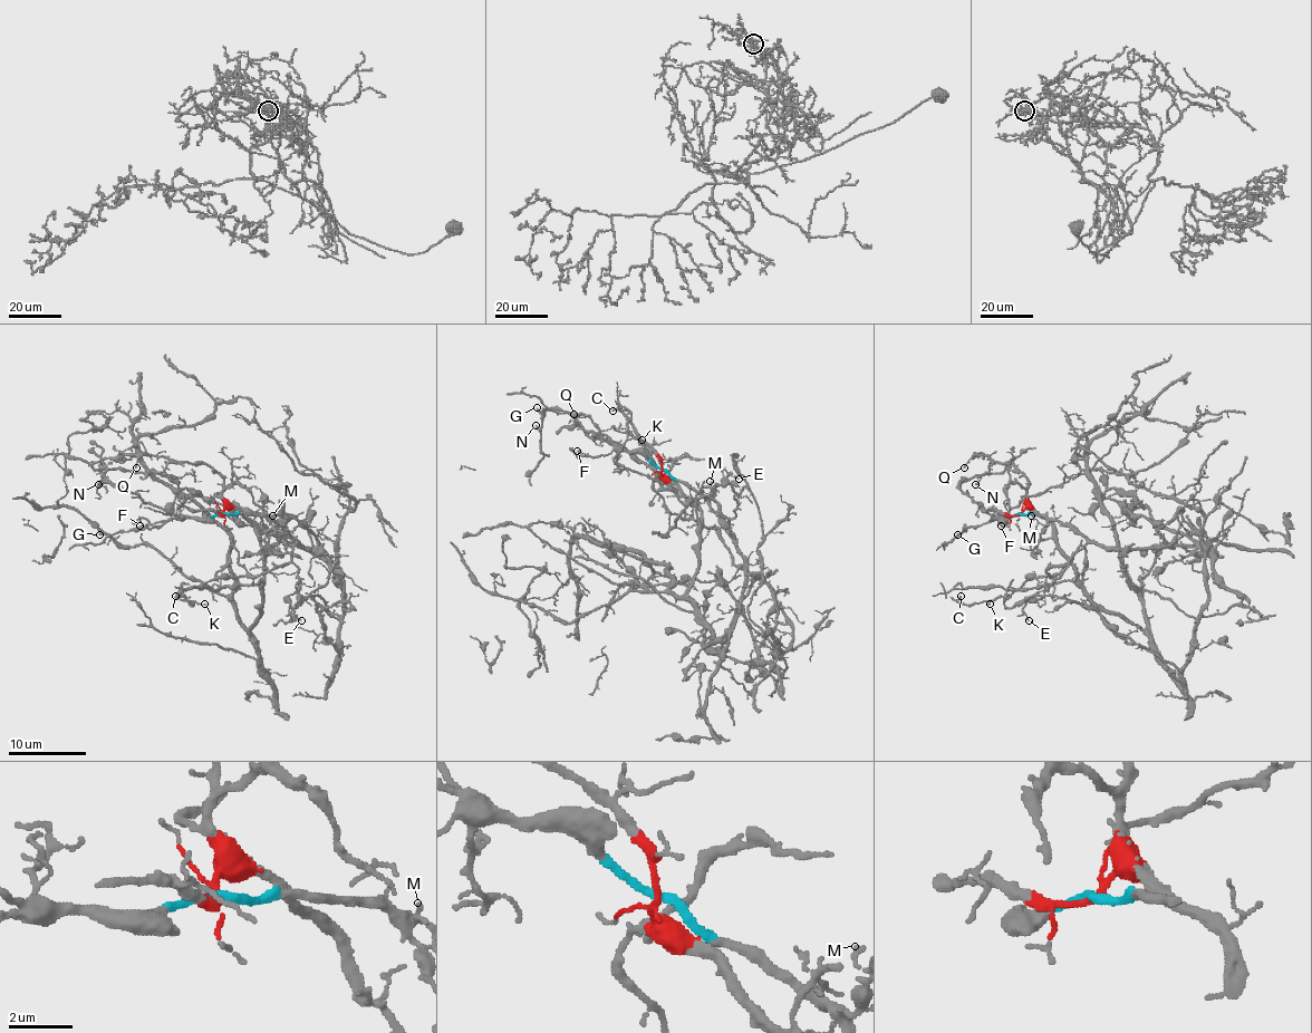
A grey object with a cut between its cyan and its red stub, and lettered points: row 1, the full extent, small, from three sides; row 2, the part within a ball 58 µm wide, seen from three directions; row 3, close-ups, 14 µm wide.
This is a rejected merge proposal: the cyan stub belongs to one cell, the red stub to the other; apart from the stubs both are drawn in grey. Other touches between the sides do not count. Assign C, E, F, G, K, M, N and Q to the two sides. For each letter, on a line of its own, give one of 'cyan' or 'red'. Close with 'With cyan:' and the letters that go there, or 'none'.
C: cyan
E: cyan
F: cyan
G: cyan
K: cyan
M: cyan
N: cyan
Q: red
With cyan: C, E, F, G, K, M, N

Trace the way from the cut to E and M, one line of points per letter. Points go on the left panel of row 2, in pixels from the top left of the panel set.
E: (224, 513), (263, 513), (295, 541), (292, 562), (300, 587), (289, 597), (289, 602), (300, 620)
M: (224, 513), (261, 513), (276, 525), (273, 515)

